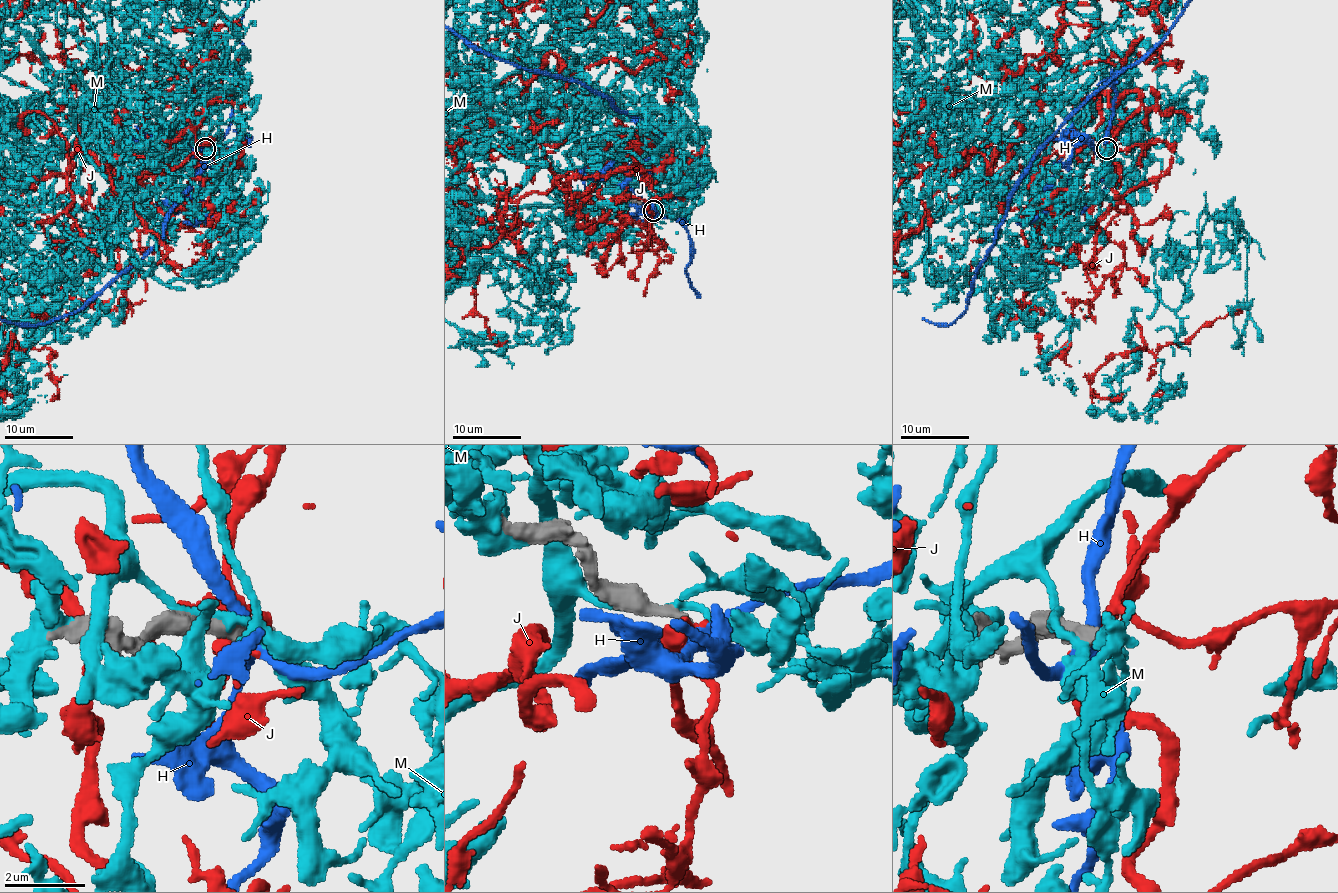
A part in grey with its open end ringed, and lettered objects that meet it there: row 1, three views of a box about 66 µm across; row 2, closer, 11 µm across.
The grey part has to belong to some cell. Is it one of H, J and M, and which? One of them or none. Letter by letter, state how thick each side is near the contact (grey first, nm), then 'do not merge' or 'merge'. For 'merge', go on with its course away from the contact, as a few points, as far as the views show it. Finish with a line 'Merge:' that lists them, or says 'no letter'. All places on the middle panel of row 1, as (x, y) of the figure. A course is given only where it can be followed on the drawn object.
H: 420 nm thick on the grey side, 320 nm on the other; do not merge
J: 440 nm thick on the grey side, 550 nm on the other; do not merge
M: 400 nm thick on the grey side, 260 nm on the other; do not merge
Merge: no letter

